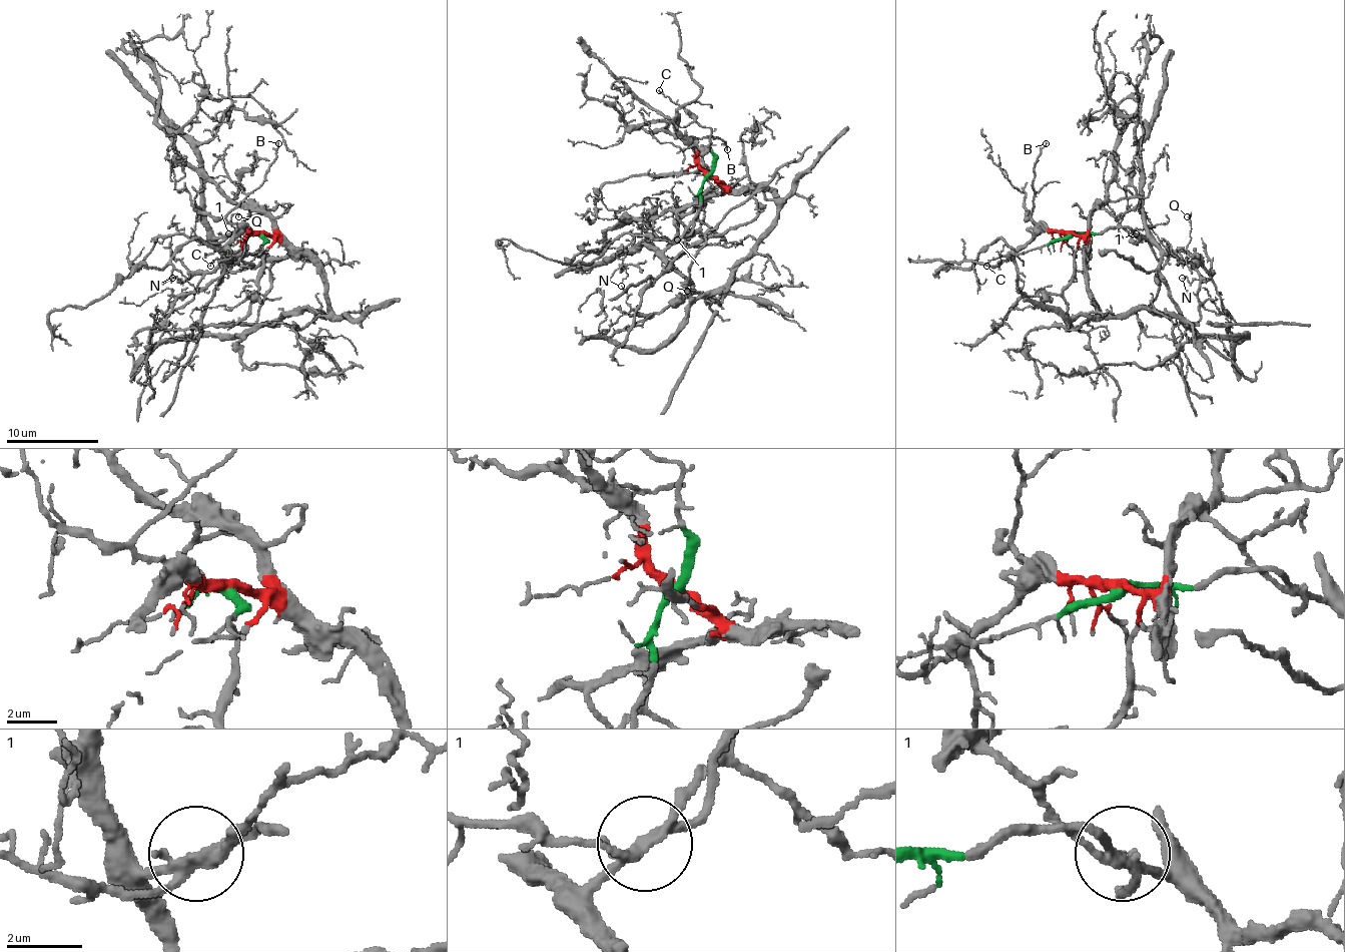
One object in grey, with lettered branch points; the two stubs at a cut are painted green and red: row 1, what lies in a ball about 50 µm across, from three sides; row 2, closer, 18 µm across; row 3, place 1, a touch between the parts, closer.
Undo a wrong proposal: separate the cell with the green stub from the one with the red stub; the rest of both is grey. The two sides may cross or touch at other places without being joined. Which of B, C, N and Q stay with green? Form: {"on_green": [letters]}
{"on_green": ["C", "N", "Q"]}

